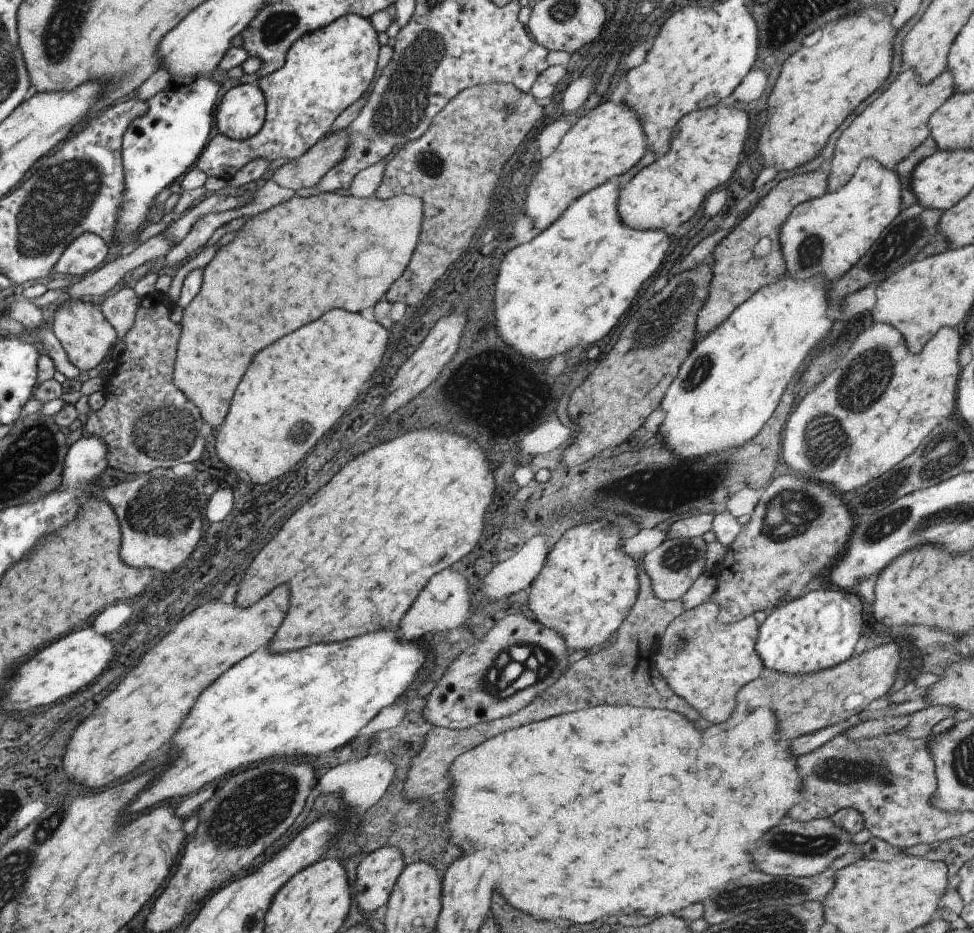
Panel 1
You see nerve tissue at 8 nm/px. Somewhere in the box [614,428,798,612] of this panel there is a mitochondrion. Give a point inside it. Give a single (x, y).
(679, 557)

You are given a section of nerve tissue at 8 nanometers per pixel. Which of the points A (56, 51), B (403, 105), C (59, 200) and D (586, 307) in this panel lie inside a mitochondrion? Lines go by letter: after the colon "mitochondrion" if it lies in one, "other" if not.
A: mitochondrion
B: mitochondrion
C: mitochondrion
D: other

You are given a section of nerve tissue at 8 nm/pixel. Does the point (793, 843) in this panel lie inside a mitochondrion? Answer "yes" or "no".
yes

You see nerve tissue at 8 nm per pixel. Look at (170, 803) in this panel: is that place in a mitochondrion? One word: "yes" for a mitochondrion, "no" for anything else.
no

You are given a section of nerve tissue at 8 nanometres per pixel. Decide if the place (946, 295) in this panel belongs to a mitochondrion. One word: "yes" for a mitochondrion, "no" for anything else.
no

